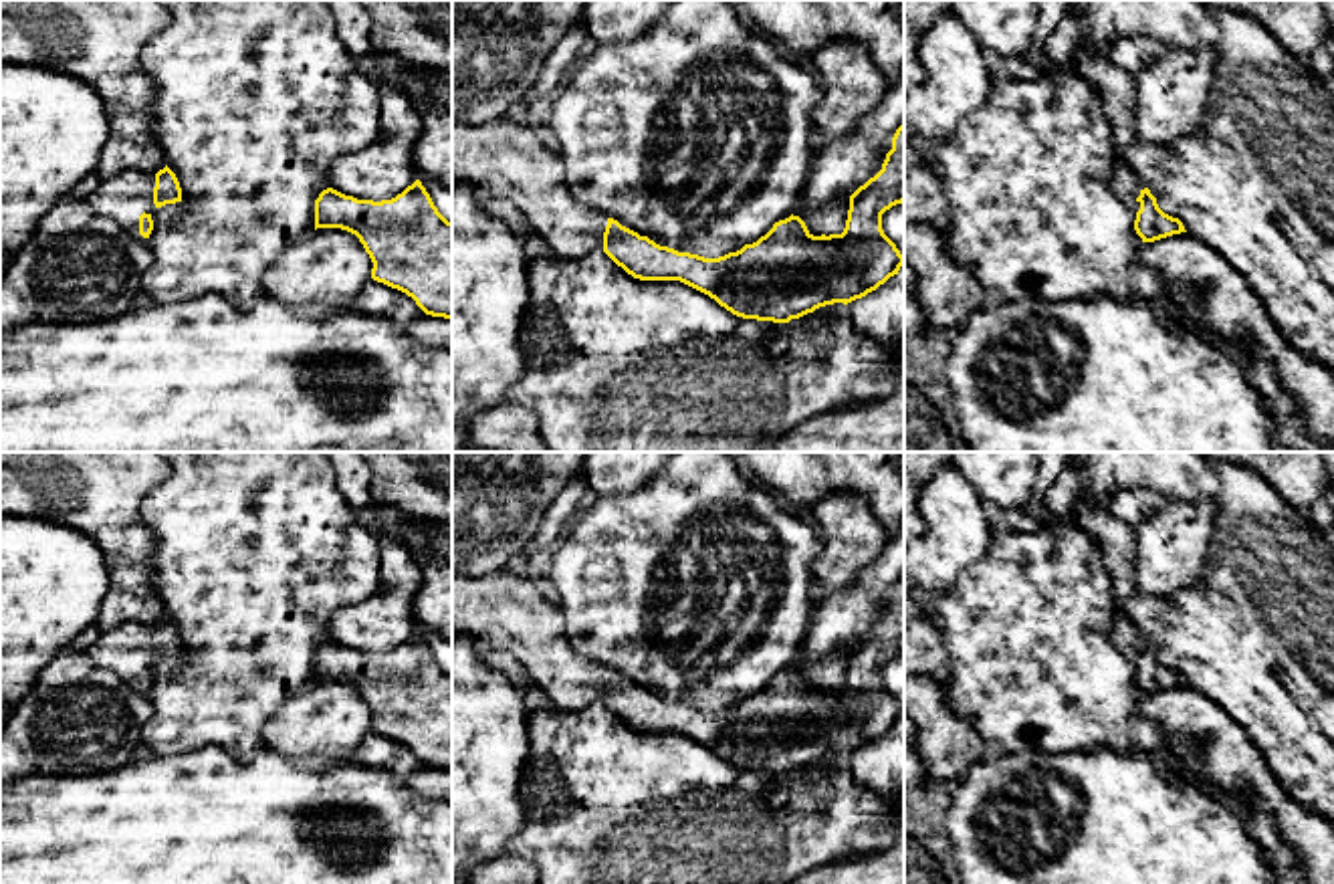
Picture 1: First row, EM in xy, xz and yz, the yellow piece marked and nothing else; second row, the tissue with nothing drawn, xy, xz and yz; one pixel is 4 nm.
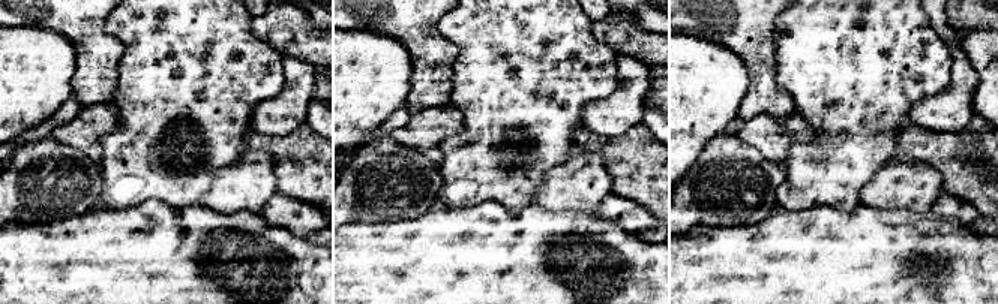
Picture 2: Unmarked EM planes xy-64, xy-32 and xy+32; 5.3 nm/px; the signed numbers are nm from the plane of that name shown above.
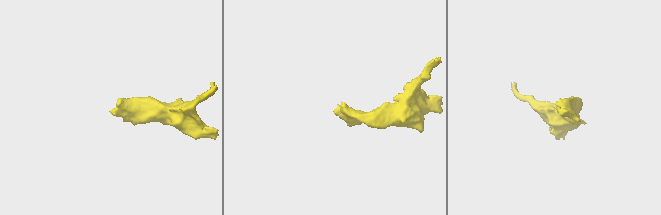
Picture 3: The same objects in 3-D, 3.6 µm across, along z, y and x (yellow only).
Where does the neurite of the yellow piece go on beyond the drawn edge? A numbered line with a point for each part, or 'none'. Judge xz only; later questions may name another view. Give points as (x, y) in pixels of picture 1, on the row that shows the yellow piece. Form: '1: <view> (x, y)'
1: xz (505, 160)

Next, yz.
1: yz (1127, 184)

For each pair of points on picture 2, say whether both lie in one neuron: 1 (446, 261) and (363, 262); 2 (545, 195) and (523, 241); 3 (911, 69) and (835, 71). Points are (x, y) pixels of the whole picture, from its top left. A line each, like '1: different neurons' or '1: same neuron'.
1: same neuron
2: different neurons
3: same neuron

